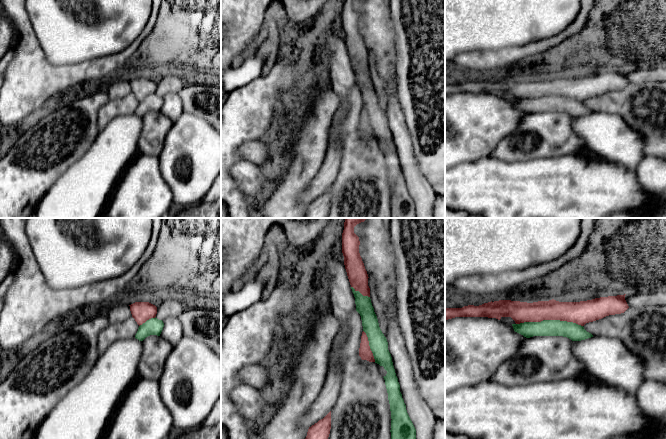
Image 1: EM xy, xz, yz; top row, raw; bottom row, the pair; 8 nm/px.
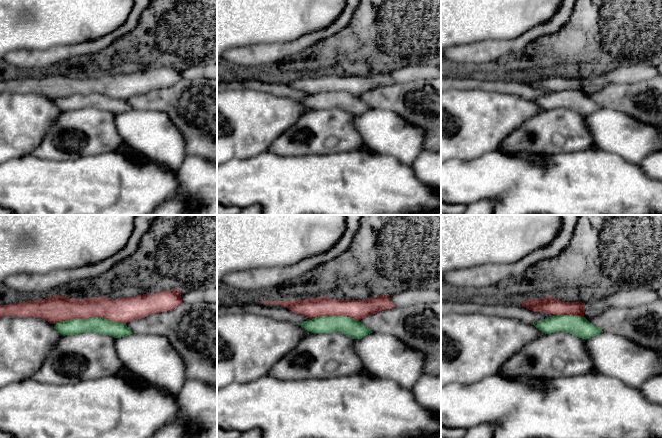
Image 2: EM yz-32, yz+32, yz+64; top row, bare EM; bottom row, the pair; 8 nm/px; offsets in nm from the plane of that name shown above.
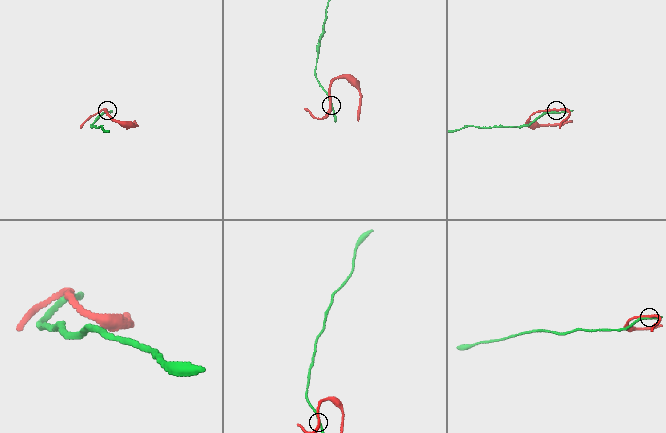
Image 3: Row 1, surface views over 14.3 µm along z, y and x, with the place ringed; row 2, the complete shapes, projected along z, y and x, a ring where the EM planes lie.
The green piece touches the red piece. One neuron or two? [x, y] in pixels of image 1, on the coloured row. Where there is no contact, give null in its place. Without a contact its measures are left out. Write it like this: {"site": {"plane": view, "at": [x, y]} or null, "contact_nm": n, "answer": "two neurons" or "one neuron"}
{"site": {"plane": "yz", "at": [549, 320]}, "contact_nm": 550, "answer": "one neuron"}

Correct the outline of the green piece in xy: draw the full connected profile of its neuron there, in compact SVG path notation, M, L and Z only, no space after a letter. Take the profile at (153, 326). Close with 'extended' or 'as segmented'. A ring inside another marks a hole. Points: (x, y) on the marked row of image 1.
M135 302L130 306L132 317L139 325L135 338L143 341L150 335L160 336L164 323L156 318L157 307L149 302Z; extended

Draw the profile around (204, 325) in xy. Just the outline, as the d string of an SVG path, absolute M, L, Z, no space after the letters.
M185 308L181 316L183 335L206 344L221 358L221 312L207 308Z

